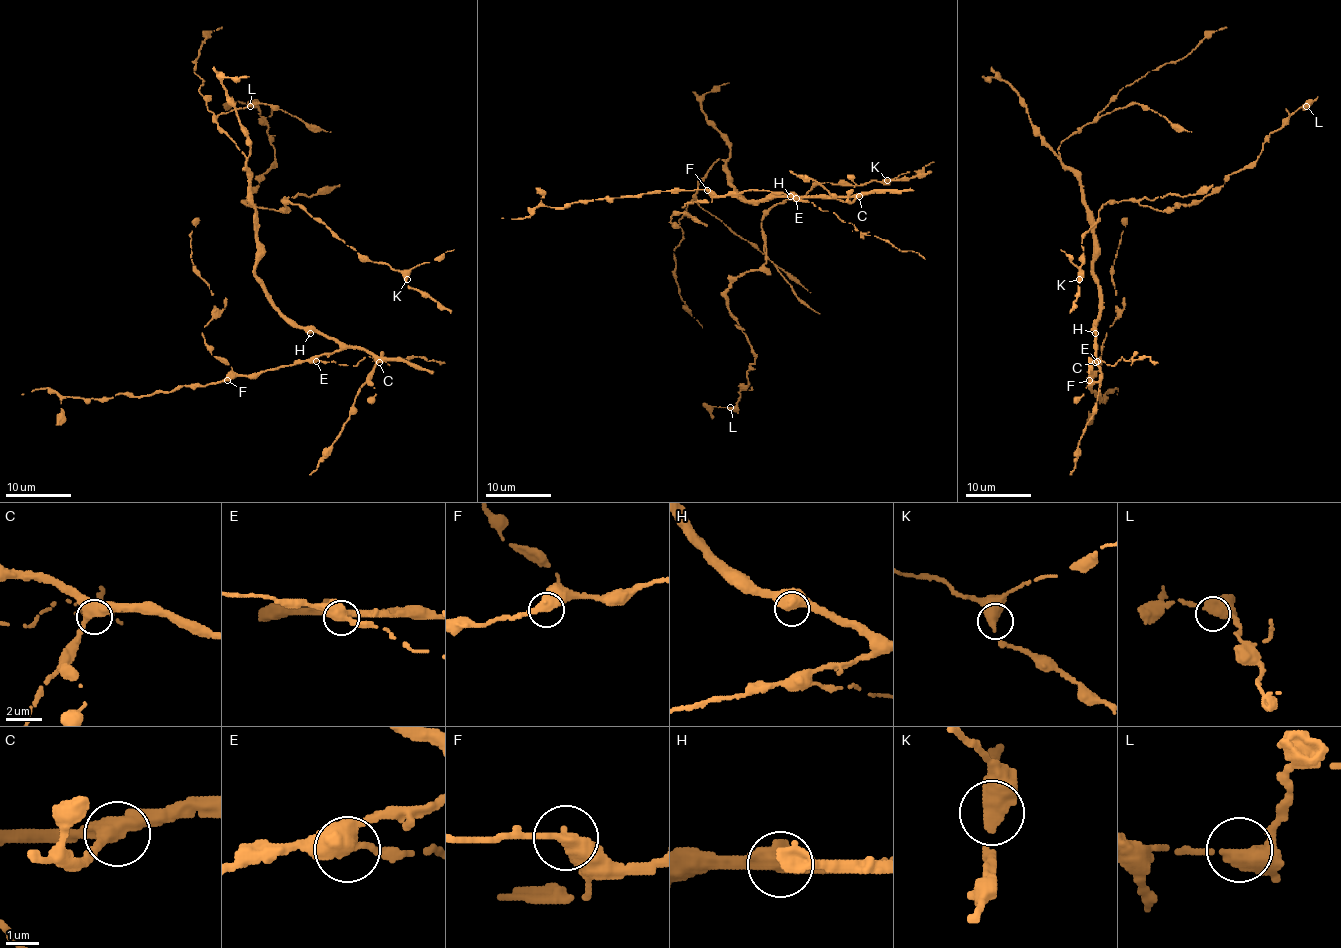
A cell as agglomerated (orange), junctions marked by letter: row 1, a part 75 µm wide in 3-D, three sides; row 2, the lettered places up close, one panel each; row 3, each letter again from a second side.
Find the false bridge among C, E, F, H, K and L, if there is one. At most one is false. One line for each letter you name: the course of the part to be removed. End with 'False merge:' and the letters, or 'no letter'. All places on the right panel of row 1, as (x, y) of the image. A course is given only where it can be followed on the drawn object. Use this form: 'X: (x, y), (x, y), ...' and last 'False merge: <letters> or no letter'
E: (1097, 361), (1112, 365), (1121, 357), (1128, 361), (1149, 357), (1149, 361), (1157, 362)
False merge: E

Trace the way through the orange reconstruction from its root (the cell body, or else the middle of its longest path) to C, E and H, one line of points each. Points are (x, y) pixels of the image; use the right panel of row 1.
C: (1099, 297), (1095, 362)
E: (1099, 297), (1095, 325), (1097, 361)
H: (1099, 297), (1095, 333)

